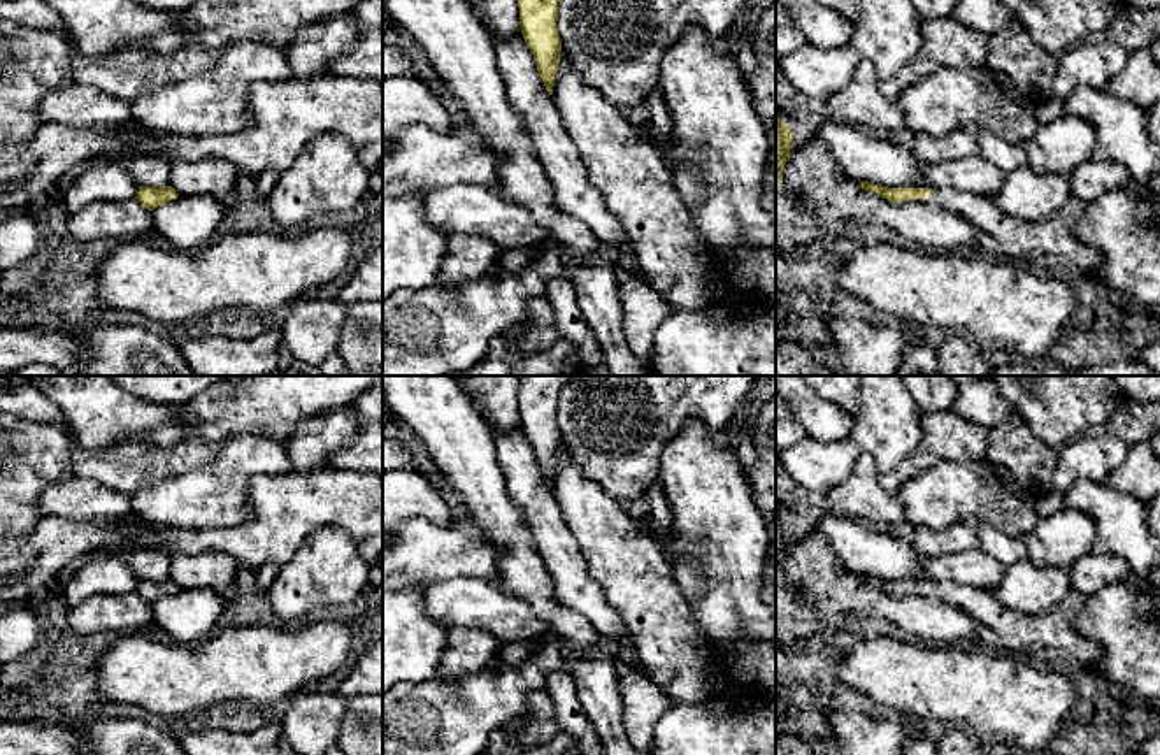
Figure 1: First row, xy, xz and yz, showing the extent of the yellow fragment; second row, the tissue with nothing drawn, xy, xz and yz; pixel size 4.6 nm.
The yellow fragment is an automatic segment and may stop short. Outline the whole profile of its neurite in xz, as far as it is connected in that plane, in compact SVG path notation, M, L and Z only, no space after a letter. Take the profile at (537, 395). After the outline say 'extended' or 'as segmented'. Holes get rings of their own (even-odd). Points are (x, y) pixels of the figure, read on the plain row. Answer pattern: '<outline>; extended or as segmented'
M519 376L519 420L539 469L553 488L562 434L558 428L558 395L570 376Z; as segmented

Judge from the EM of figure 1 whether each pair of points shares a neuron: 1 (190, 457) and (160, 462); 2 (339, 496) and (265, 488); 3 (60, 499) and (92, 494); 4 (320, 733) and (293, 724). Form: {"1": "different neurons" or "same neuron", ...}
{"1": "same neuron", "2": "same neuron", "3": "same neuron", "4": "same neuron"}

